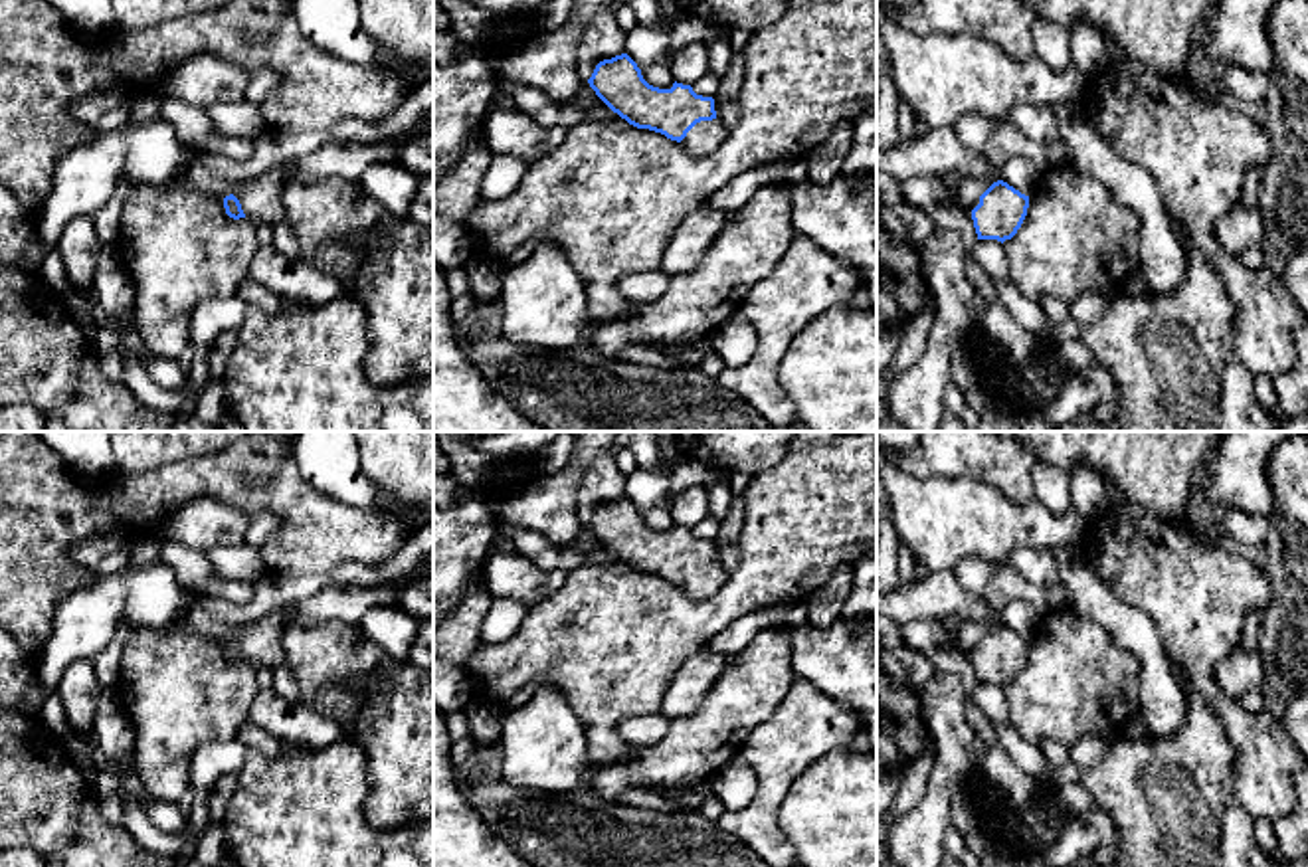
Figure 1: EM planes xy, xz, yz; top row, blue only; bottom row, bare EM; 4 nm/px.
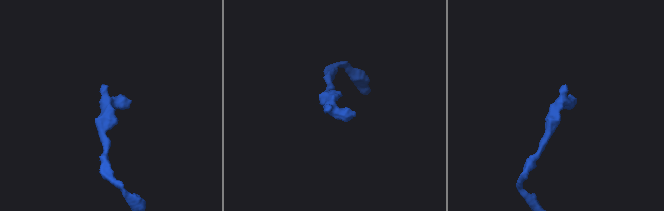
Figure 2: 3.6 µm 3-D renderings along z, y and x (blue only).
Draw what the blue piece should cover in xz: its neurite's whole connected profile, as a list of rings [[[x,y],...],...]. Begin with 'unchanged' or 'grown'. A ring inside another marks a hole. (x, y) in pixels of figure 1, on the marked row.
grown | [[[627,53],[600,61],[588,83],[596,95],[629,125],[661,133],[667,139],[681,143],[695,156],[714,152],[728,137],[728,129],[716,121],[712,97],[697,95],[691,85],[677,81],[671,89],[649,85]]]

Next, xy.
grown | [[[287,162],[251,178],[224,198],[226,214],[234,220],[249,218],[257,226],[277,226],[285,218],[281,192],[297,162]]]

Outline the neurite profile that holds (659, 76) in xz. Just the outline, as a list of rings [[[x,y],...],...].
[[[649,65],[641,69],[643,79],[659,89],[671,89],[675,83],[673,71],[667,65]]]

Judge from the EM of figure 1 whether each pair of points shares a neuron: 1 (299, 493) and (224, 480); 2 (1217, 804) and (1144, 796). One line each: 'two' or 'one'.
1: one
2: one

